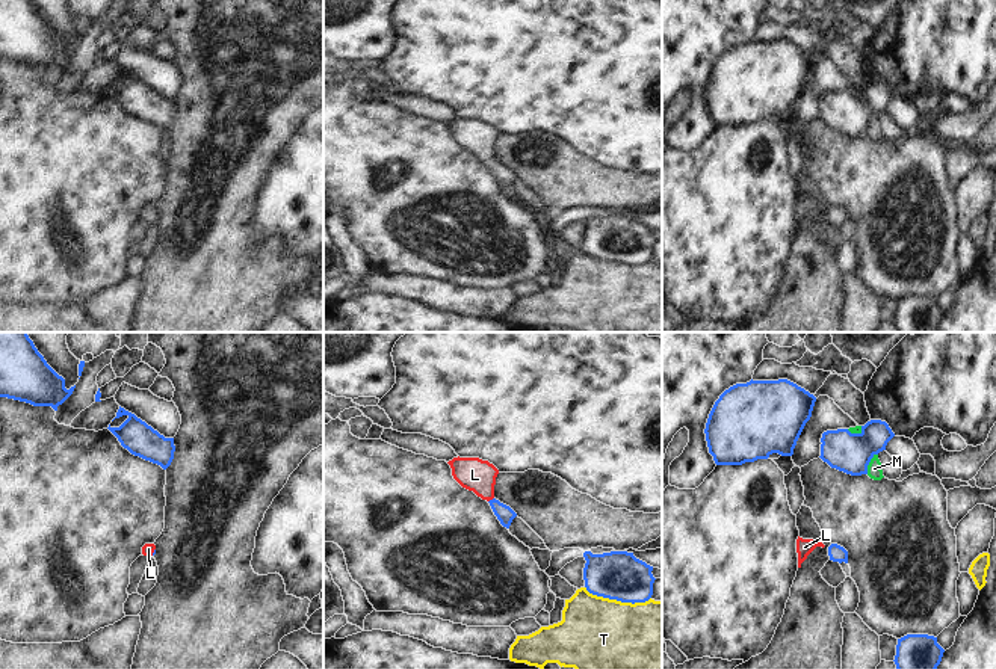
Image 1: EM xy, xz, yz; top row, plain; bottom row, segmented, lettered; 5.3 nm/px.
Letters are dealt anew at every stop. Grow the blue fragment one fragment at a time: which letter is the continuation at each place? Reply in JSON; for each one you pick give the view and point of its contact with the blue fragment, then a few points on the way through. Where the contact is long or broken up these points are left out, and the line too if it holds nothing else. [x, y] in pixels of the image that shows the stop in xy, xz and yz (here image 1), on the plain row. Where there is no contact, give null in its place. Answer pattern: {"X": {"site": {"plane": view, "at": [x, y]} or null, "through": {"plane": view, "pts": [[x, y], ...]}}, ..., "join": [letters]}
{"L": {"site": {"plane": "xz", "at": [490, 162]}, "through": {"plane": "xz", "pts": [[505, 175], [490, 162], [482, 144], [475, 136]]}}, "join": ["L"]}

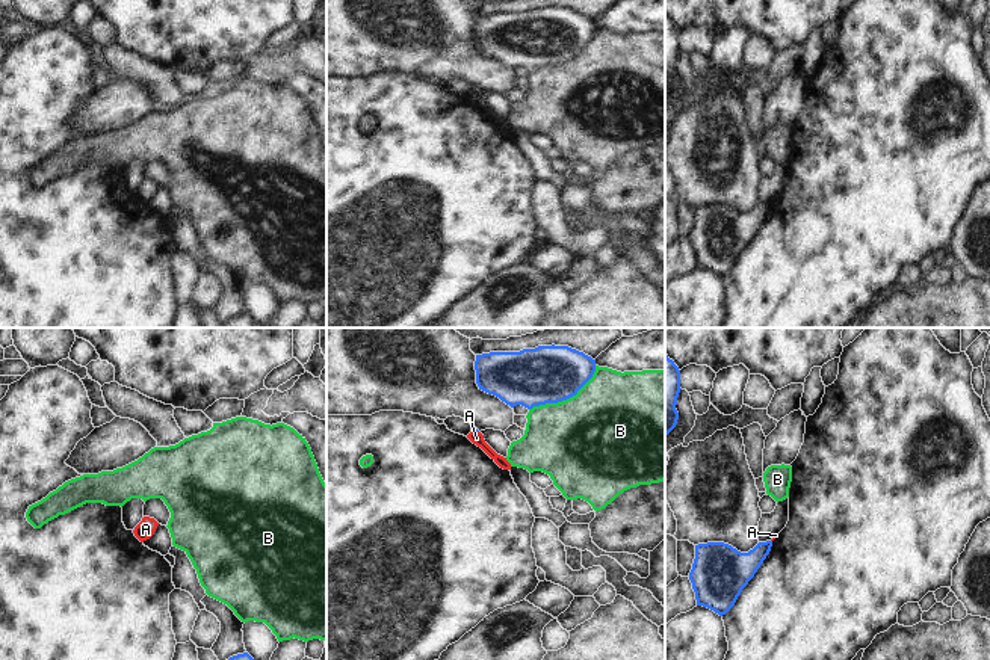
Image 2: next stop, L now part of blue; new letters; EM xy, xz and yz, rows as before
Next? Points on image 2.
{"join": []}

